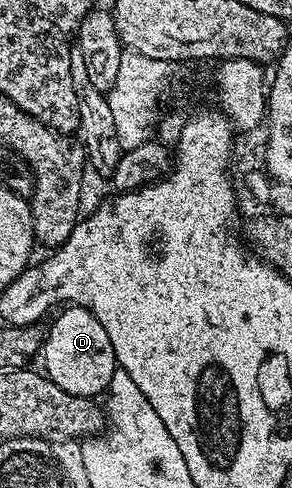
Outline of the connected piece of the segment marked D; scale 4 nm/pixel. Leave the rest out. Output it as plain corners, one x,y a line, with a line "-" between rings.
66,306
58,314
50,332
48,328
45,333
40,353
40,360
46,363
45,375
52,382
56,382
60,390
68,390
68,394
101,397
112,382
116,367
112,338
108,338
108,330
100,326
100,322
87,308

